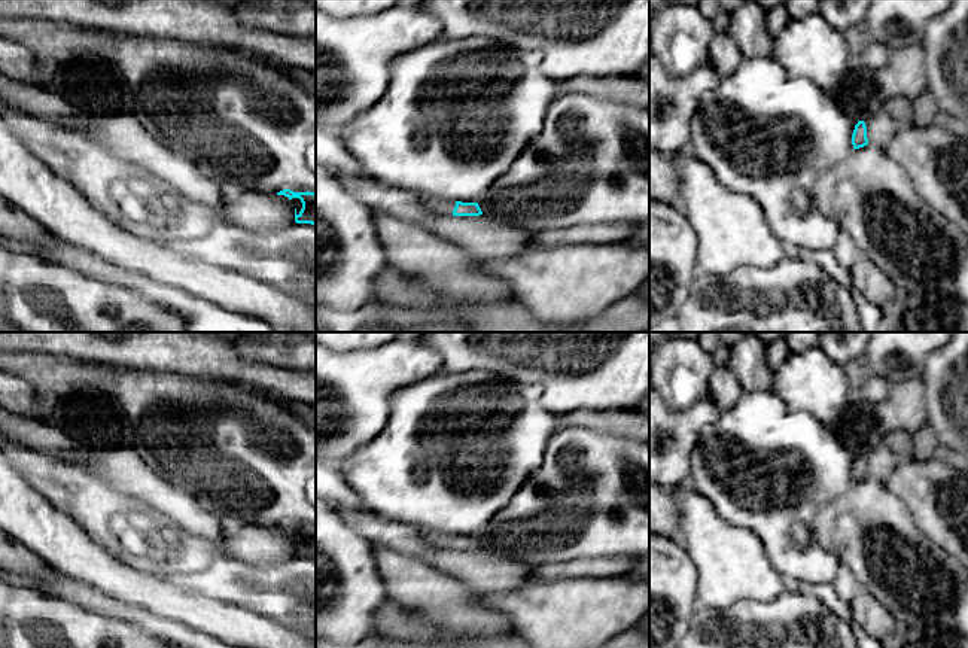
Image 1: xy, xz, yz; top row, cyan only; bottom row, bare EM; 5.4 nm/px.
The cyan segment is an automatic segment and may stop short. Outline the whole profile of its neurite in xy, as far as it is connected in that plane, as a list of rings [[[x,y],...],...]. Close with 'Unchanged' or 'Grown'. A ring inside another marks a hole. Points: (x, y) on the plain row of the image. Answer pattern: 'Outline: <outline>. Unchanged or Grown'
Outline: [[[283,523],[277,529],[284,529],[289,533],[299,532],[302,542],[298,547],[295,542],[295,556],[296,557],[311,557],[316,559],[316,527],[314,526],[293,526],[290,523]]]. Unchanged

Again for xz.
Outline: [[[421,530],[421,536],[435,548],[448,550],[480,550],[483,548],[478,536],[444,535],[435,530]]]. Grown

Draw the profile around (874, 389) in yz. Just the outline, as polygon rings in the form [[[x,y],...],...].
[[[867,375],[856,396],[870,405],[876,405],[889,395],[891,381],[879,375]]]

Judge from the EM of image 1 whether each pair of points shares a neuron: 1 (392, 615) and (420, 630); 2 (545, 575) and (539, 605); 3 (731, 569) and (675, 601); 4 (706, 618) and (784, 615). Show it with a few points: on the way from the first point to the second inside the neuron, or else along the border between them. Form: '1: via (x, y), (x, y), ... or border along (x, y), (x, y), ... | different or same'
1: via (399, 623), (413, 627) | same
2: border along (571, 578), (529, 584) | different
3: border along (688, 554), (696, 569), (697, 598) | different
4: via (726, 620), (764, 620) | same

